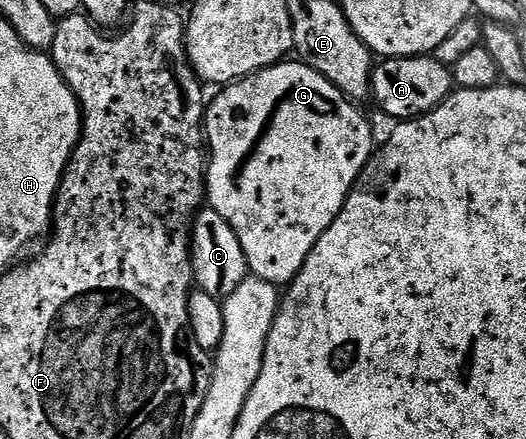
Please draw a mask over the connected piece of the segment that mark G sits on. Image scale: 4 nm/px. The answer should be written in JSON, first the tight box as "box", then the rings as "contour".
{"box":[205,60,377,288],"contour":[[[284,60],[275,66],[257,71],[247,78],[240,78],[238,82],[230,83],[218,91],[215,99],[210,99],[205,110],[205,146],[209,151],[209,157],[205,162],[205,198],[210,209],[215,210],[233,228],[237,234],[237,240],[241,242],[241,252],[245,252],[248,271],[254,277],[265,280],[269,284],[280,288],[286,287],[299,275],[309,252],[317,244],[320,236],[327,231],[329,224],[343,210],[345,200],[349,192],[355,186],[359,173],[367,166],[373,151],[376,149],[377,141],[371,135],[371,122],[358,110],[356,103],[347,98],[333,83],[325,80],[321,72],[306,66],[298,60]]]}

